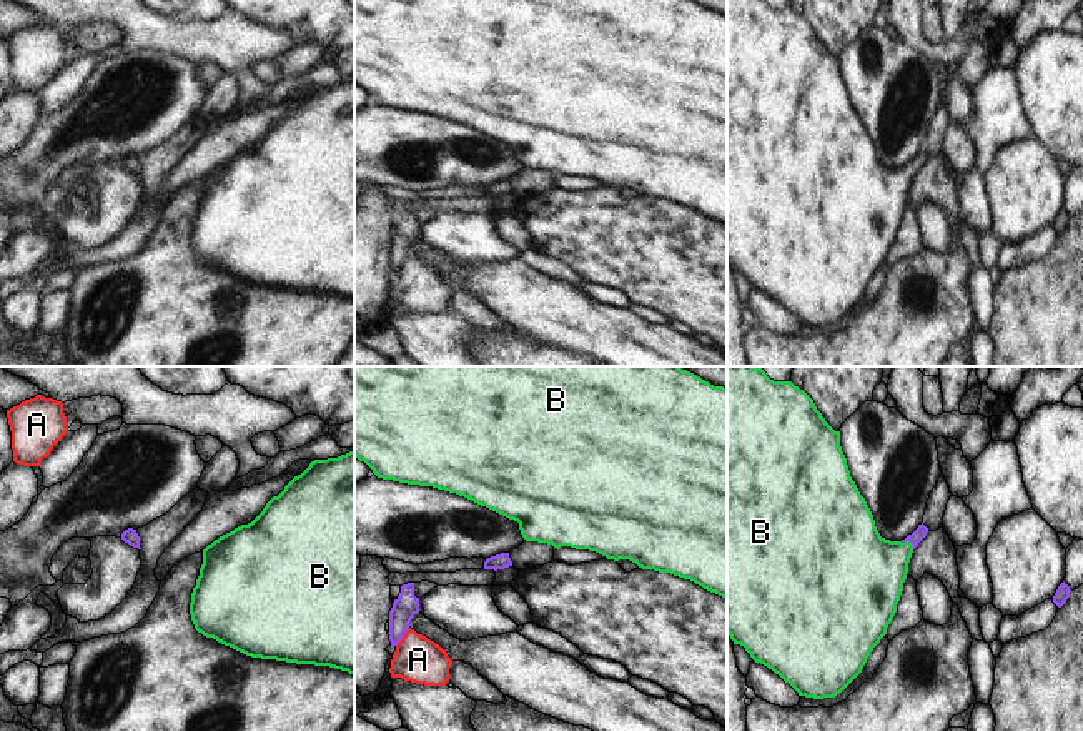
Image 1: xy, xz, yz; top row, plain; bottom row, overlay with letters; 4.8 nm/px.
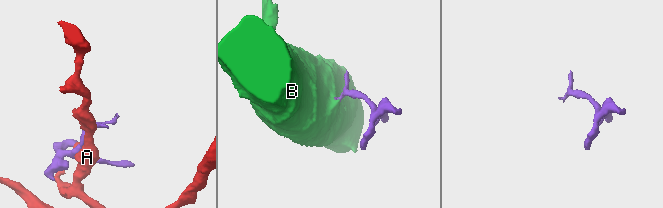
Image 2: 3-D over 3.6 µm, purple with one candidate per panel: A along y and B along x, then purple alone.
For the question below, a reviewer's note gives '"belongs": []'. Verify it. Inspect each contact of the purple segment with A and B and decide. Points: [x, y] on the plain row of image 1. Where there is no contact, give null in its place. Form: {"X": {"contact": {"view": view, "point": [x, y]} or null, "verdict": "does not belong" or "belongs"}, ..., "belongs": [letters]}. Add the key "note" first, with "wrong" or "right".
{"note": "wrong", "A": {"contact": {"view": "xz", "point": [403, 262]}, "verdict": "does not belong"}, "B": {"contact": {"view": "yz", "point": [909, 167]}, "verdict": "belongs"}, "belongs": ["B"]}

